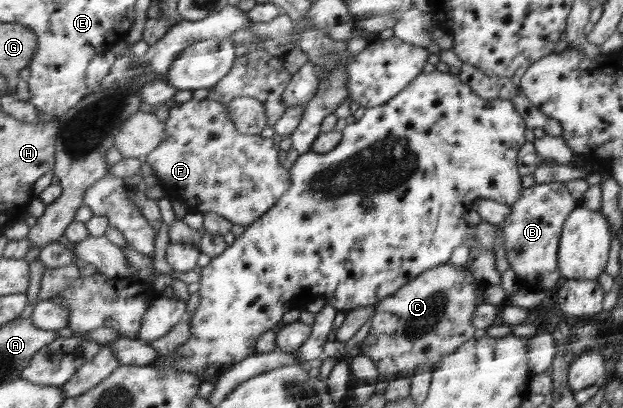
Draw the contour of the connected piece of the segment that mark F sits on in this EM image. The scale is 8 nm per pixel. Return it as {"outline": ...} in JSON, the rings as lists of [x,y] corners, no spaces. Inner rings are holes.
{"outline":[[[192,98],[169,108],[165,122],[167,136],[144,161],[171,199],[186,204],[188,213],[219,214],[246,228],[267,214],[289,188],[291,172],[277,159],[279,145],[260,134],[241,134],[227,104]]]}

